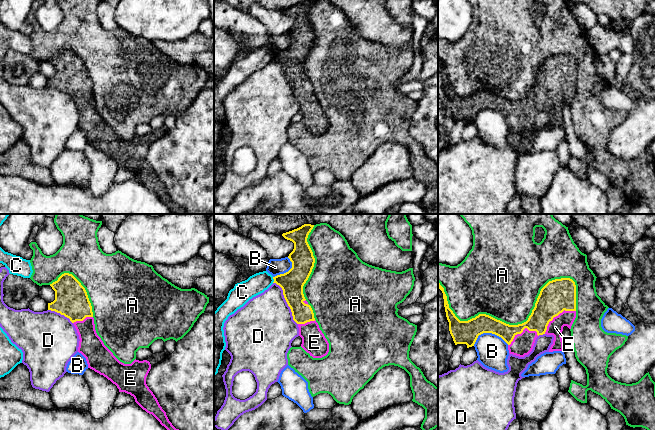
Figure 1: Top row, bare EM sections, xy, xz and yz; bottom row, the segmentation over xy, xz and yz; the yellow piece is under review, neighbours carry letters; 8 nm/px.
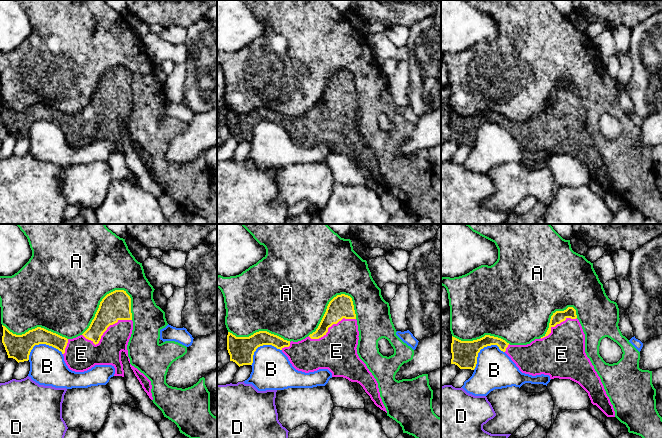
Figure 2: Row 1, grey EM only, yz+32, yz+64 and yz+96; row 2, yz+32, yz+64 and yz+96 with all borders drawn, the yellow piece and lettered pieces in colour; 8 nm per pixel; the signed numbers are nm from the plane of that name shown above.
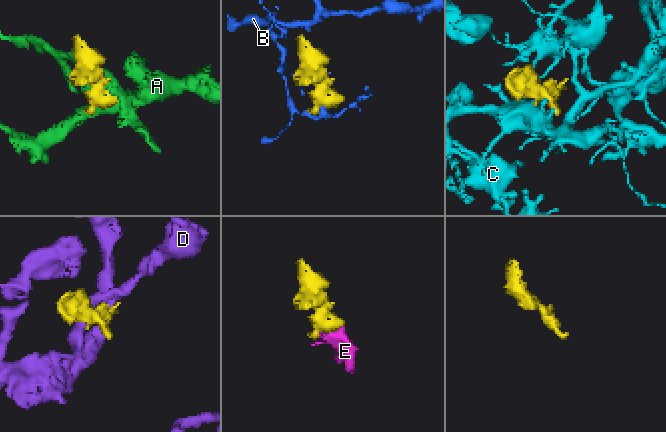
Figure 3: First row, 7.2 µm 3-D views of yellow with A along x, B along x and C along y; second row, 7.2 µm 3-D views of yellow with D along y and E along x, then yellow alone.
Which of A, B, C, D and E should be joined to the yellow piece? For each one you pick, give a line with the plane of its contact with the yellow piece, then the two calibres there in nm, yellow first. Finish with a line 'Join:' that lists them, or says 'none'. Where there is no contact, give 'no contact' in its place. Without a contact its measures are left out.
E: contact in yz; calibres 260 and 130 nm
Join: E

